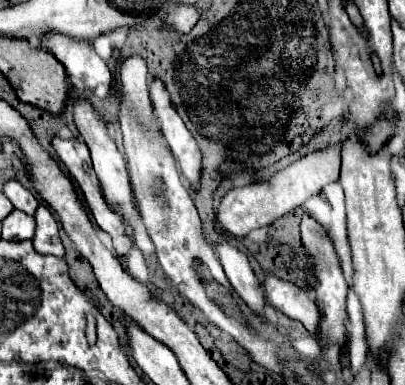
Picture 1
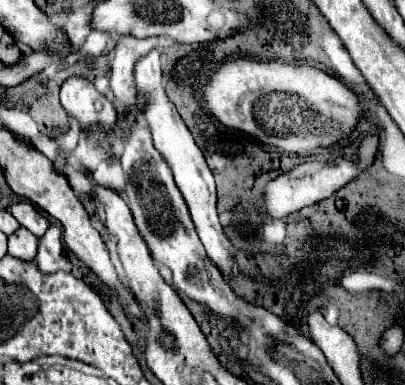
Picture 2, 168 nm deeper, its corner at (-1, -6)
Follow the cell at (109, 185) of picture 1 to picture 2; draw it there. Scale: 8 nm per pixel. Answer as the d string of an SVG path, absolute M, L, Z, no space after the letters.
M68 77L62 83L60 103L82 127L84 123L100 123L100 119L104 119L104 123L114 123L118 115L108 97L96 91L94 83L86 77Z

